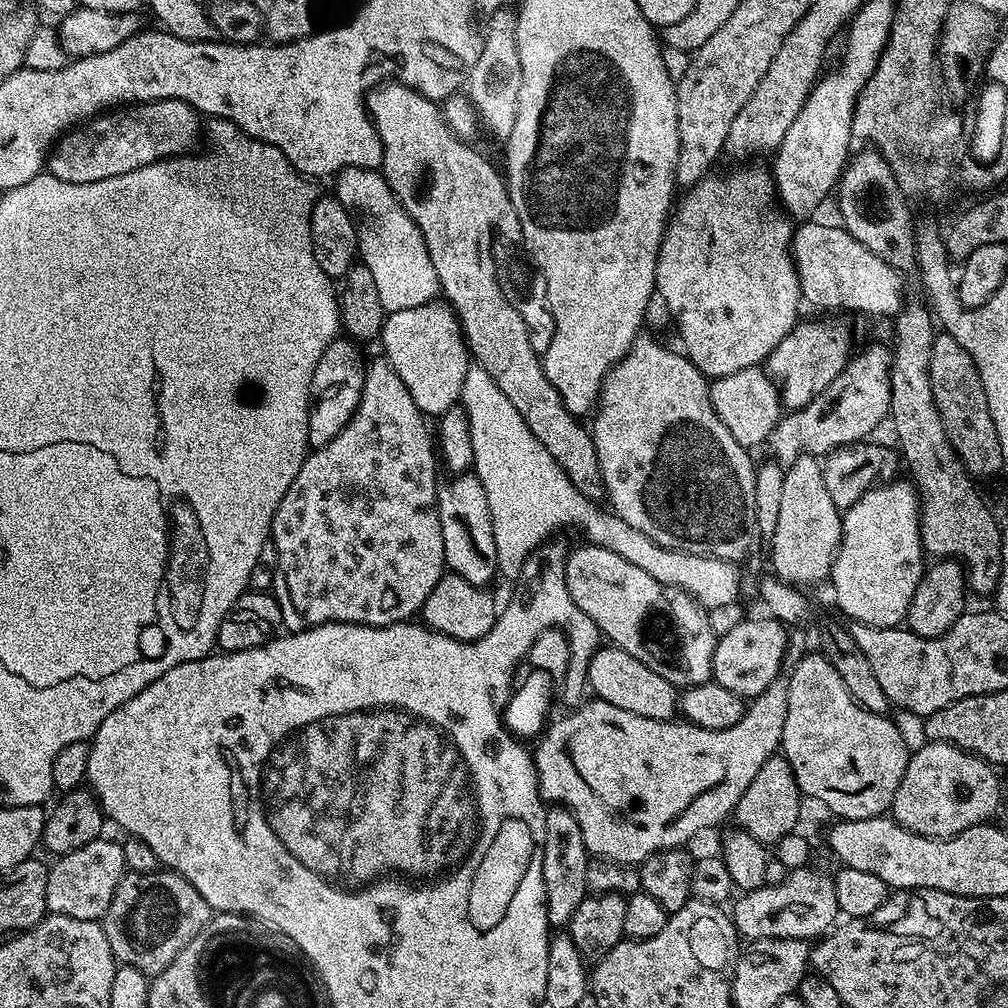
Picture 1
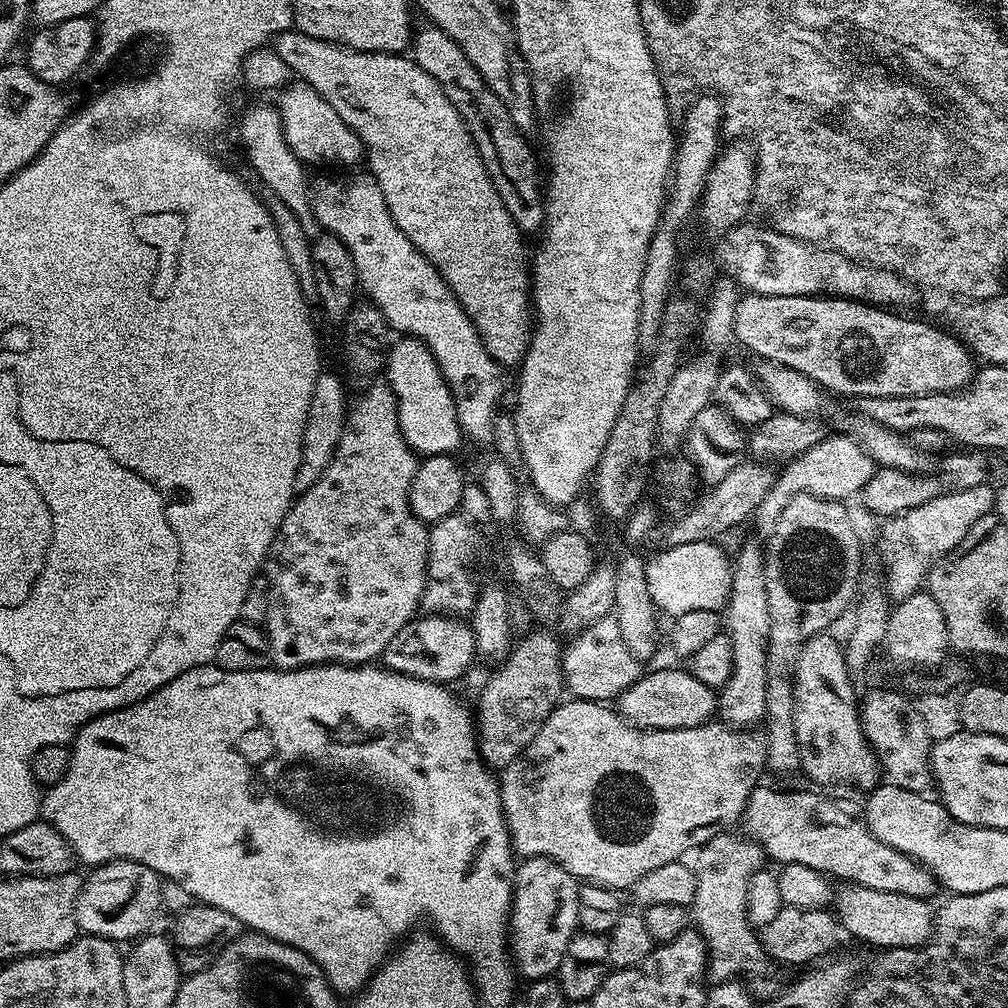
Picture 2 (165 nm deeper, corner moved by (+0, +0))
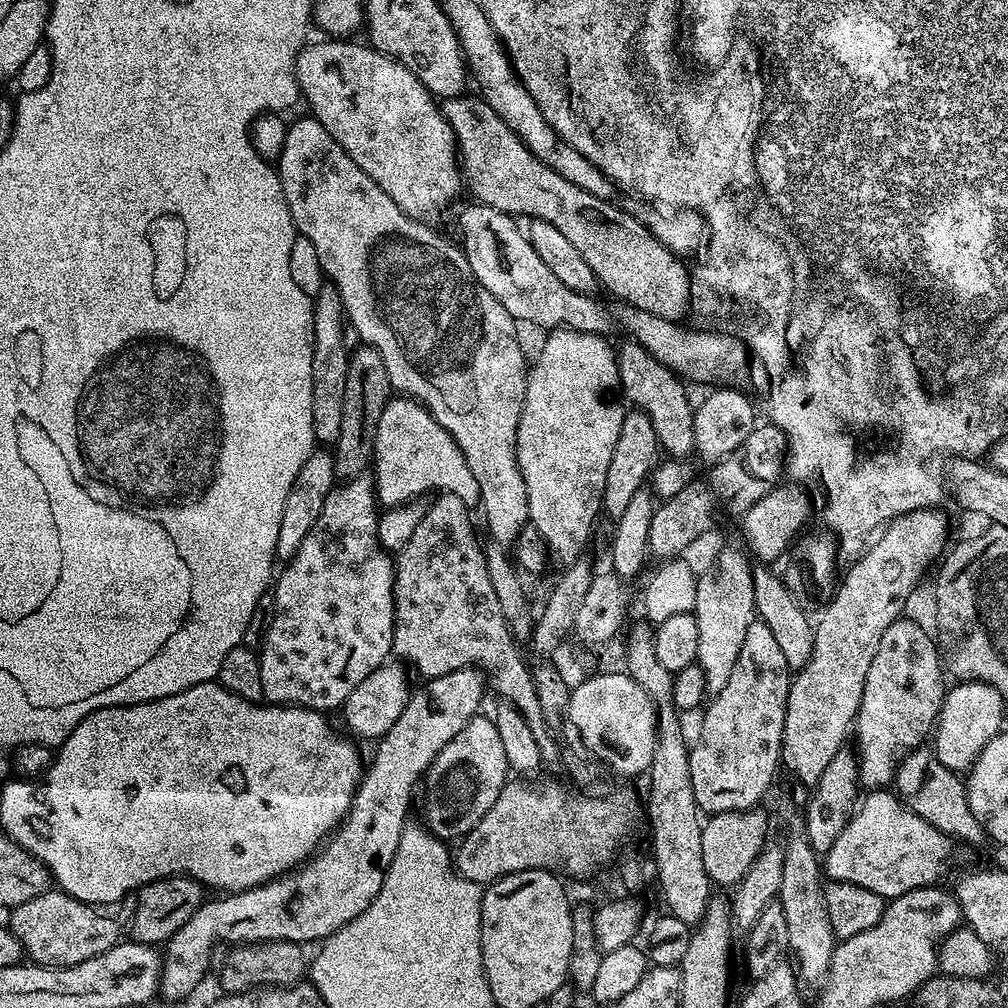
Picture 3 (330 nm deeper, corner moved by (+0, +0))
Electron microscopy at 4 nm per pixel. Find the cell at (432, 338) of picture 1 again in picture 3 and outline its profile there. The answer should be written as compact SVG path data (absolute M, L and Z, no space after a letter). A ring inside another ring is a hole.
M397 395L388 401L386 410L382 410L376 435L374 479L377 501L388 510L427 497L427 492L458 494L458 498L469 506L480 502L478 482L470 466L466 466L462 450L458 450L458 442L438 426L419 400L410 396Z

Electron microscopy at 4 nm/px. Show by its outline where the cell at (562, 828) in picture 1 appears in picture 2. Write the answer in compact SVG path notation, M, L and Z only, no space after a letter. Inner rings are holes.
M545 856L519 861L512 889L510 917L510 956L517 973L531 982L551 977L567 954L568 943L578 932L578 894L580 884L558 862Z

